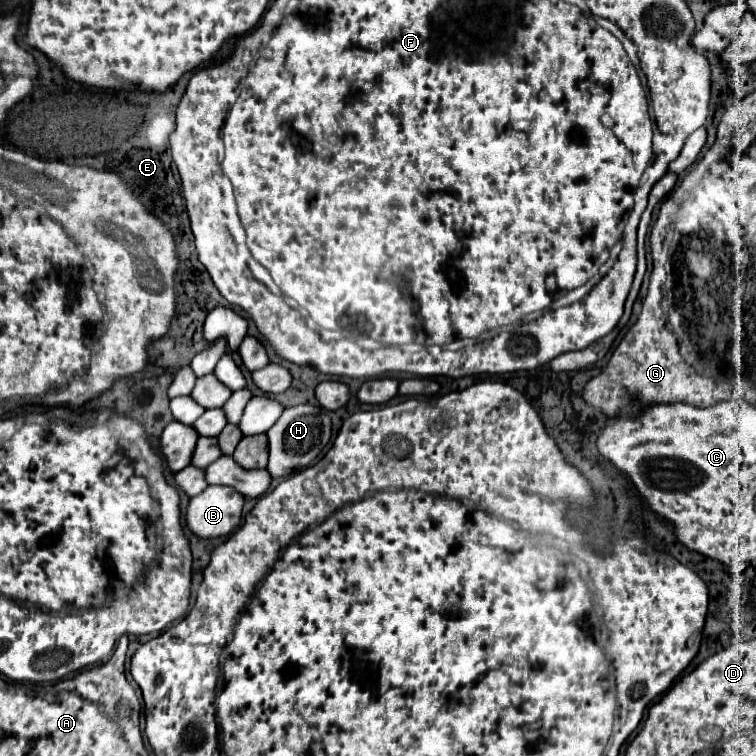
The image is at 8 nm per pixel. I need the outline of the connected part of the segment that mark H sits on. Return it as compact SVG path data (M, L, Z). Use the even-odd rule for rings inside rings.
M300 404L286 408L284 414L278 418L278 422L266 434L270 442L268 472L274 478L284 478L294 474L296 470L310 466L326 450L332 434L332 420L324 408L312 404Z

